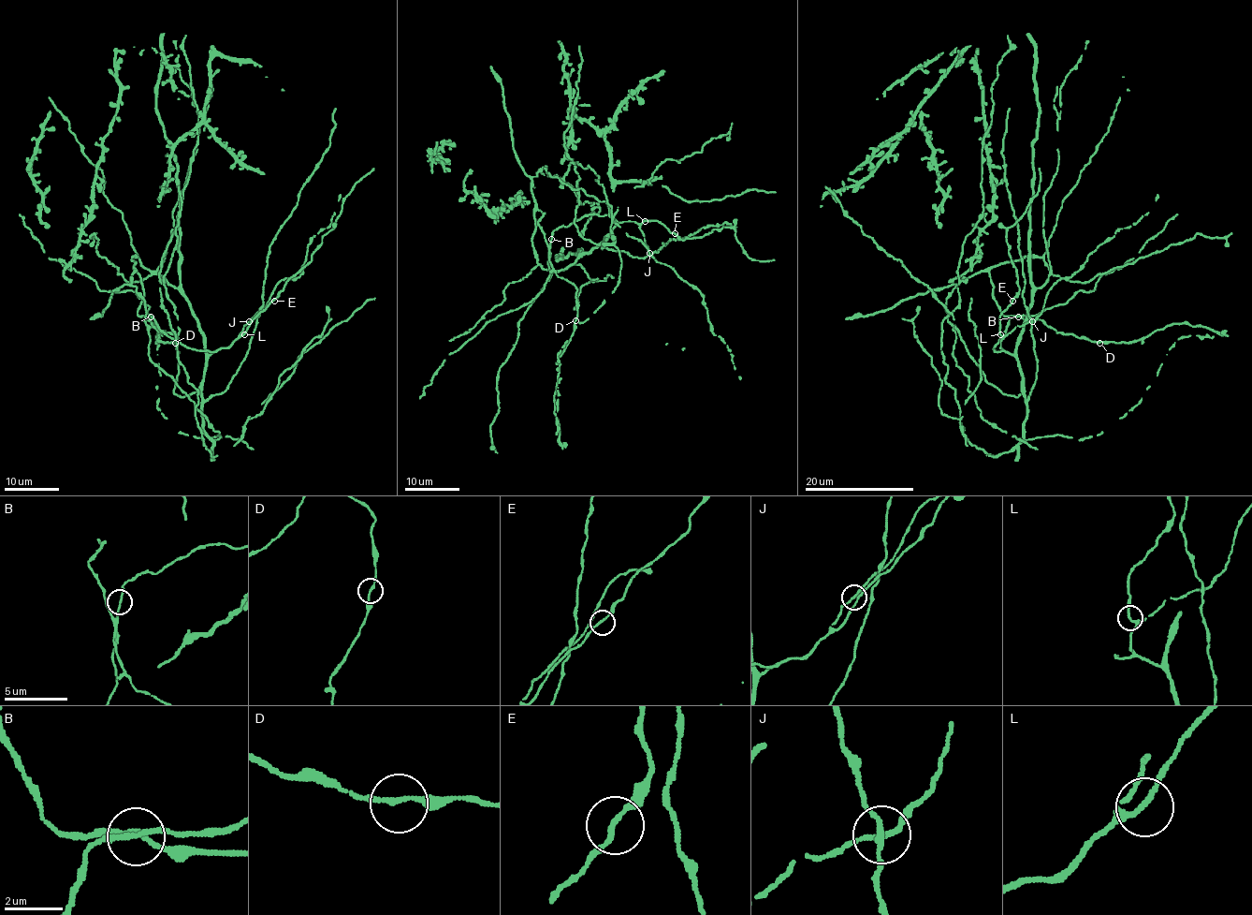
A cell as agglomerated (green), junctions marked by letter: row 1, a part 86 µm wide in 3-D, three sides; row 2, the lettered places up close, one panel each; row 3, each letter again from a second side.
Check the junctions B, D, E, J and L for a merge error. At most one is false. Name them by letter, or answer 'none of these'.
none of these

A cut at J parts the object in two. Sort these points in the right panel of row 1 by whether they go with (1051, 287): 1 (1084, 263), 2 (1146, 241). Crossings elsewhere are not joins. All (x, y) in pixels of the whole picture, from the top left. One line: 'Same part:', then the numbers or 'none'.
Same part: 1

